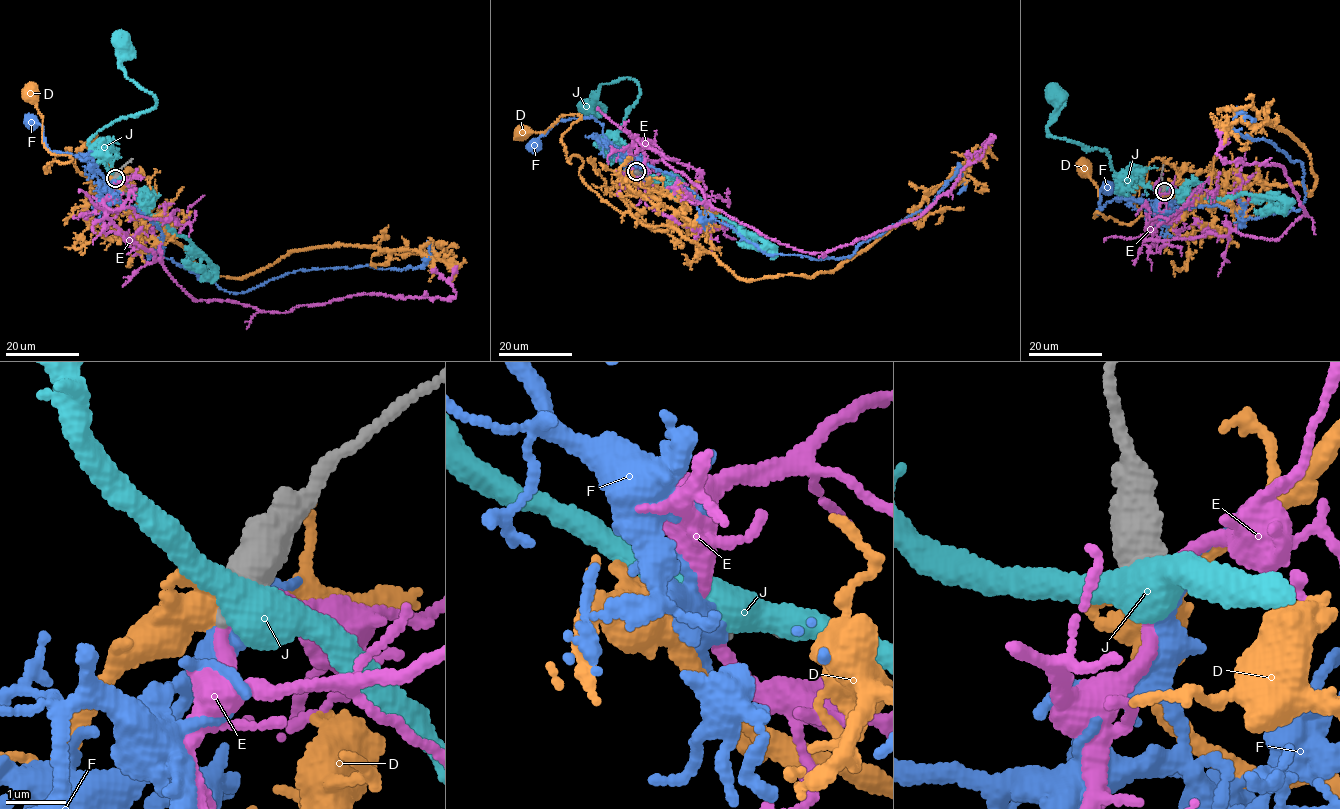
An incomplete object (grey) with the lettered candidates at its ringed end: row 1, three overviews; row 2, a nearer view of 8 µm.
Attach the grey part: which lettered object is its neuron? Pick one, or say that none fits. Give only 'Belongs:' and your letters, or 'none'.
Belongs: E

